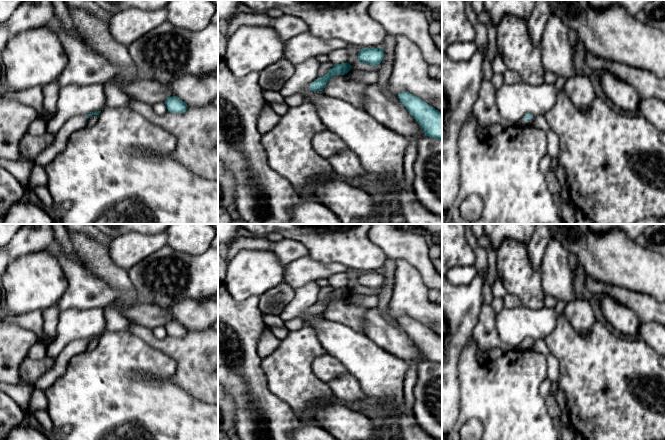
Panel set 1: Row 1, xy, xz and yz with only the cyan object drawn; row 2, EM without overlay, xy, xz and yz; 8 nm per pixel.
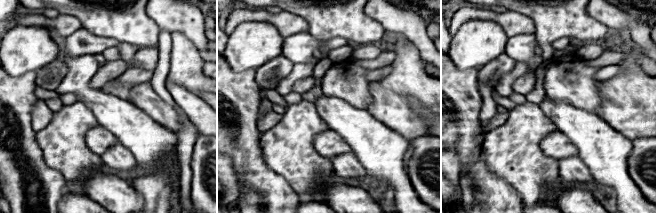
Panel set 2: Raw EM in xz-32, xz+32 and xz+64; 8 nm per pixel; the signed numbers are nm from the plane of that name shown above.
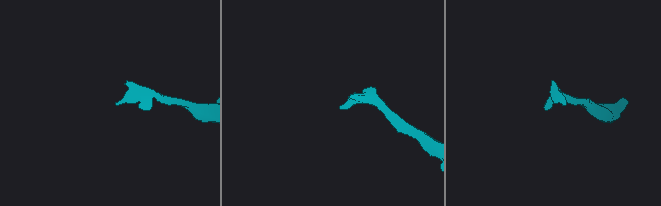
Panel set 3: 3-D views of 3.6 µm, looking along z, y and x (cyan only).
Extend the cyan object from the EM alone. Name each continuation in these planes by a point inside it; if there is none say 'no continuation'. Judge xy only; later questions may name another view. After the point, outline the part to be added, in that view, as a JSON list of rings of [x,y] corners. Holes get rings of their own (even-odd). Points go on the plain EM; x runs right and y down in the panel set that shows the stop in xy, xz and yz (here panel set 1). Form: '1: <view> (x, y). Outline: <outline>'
1: xy (75, 347). Outline: [[[86,339],[71,341],[55,359],[54,366],[33,384],[35,388],[42,391],[49,389],[67,370],[70,360],[79,353],[87,350]]]

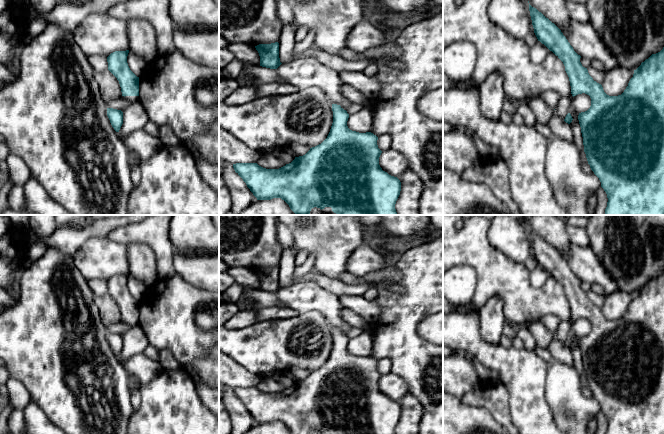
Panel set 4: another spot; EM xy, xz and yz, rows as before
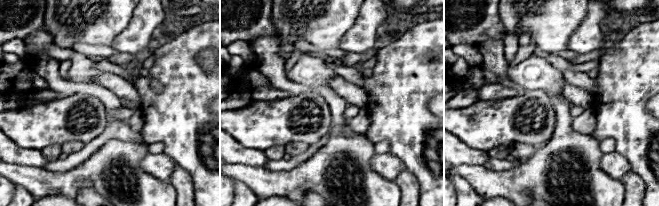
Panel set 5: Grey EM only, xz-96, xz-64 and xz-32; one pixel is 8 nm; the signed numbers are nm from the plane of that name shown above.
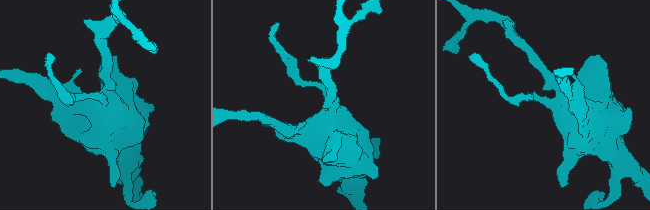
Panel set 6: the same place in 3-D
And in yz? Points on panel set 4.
no continuation

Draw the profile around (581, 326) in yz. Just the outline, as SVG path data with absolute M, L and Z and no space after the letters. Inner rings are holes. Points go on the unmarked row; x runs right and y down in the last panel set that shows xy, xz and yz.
M582 317L574 320L570 325L570 332L578 337L587 335L591 330L591 322L589 319Z

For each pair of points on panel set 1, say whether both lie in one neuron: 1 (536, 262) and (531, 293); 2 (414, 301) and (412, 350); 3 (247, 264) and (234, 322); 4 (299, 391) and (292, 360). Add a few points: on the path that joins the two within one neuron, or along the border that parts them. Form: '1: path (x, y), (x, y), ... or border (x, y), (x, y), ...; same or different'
1: border (526, 248), (530, 264), (539, 272); different
2: path (401, 310), (394, 317), (394, 332), (399, 337); same
3: border (228, 291), (237, 300), (258, 297); different
4: path (295, 383), (292, 379), (292, 368); same

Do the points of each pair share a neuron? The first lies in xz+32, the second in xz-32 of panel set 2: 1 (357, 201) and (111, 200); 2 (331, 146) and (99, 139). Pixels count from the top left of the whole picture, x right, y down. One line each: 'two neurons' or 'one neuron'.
1: one neuron
2: one neuron

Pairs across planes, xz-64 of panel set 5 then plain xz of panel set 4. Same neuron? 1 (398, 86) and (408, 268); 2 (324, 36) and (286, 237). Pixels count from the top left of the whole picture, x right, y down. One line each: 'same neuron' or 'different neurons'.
1: same neuron
2: same neuron

